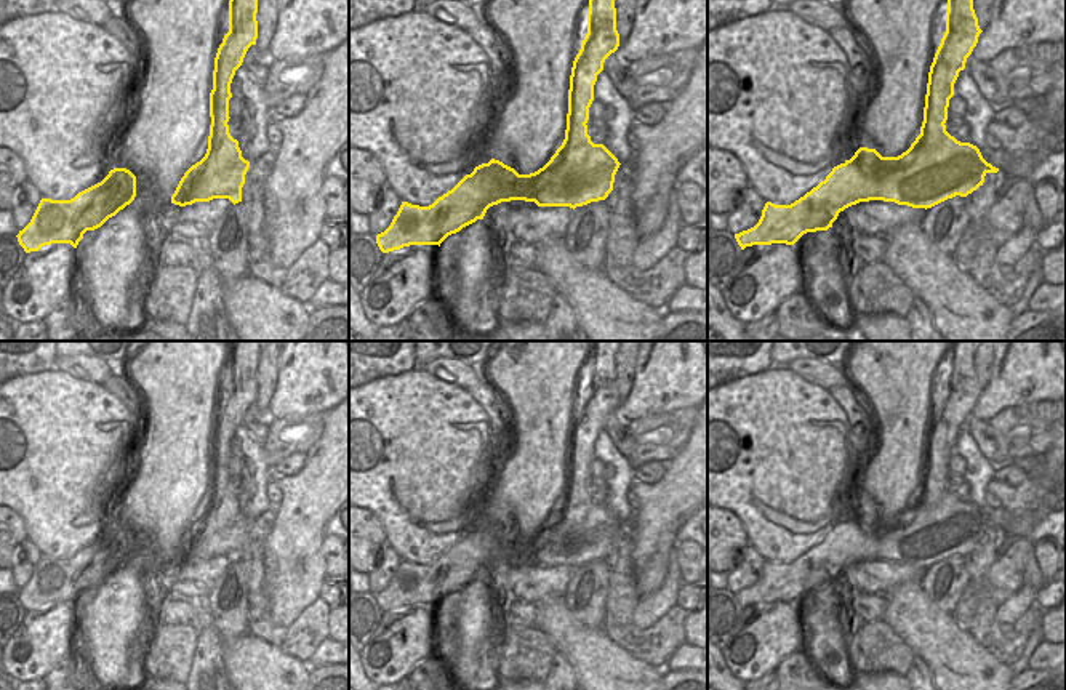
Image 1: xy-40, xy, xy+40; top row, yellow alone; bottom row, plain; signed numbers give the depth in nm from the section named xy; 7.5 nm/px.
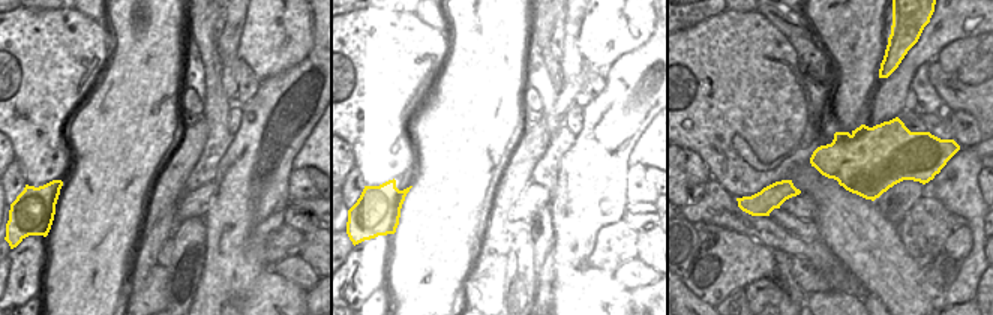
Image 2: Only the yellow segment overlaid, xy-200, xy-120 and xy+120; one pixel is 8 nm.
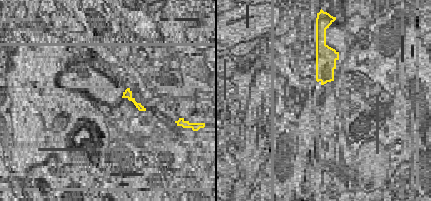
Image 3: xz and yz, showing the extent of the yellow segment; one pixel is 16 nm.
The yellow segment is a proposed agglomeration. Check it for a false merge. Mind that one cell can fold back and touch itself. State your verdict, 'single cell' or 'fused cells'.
fused cells

